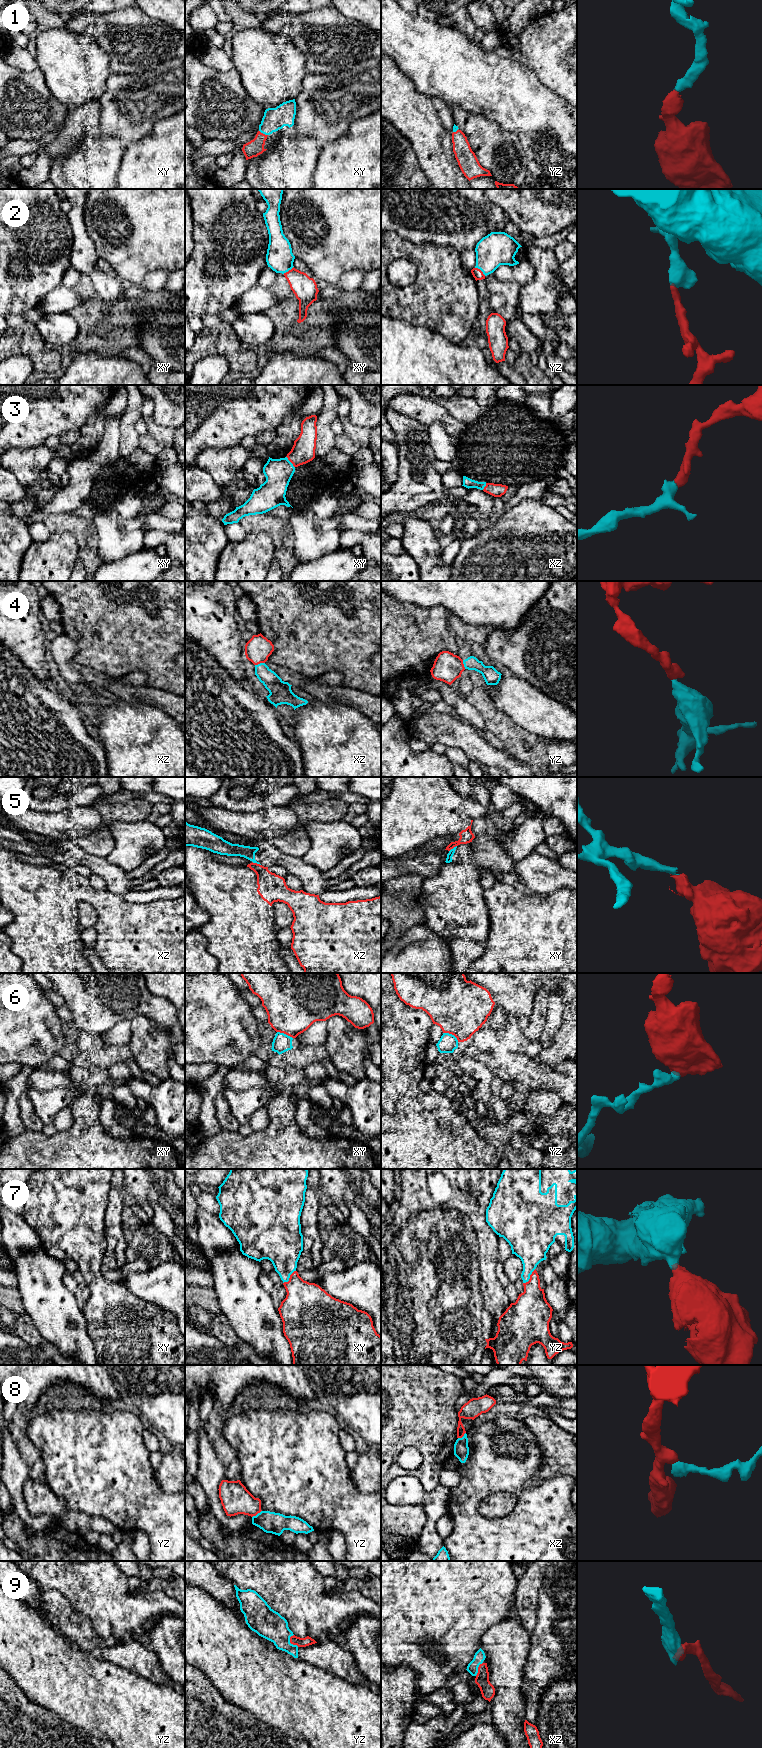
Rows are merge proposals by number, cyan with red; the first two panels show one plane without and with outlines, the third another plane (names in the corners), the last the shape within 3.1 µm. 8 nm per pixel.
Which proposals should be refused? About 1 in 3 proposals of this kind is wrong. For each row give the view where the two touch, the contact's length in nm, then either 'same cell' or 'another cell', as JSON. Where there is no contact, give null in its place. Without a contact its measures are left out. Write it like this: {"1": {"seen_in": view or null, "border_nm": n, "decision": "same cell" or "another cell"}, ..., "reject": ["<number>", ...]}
{"1": {"seen_in": "xy", "border_nm": 80, "decision": "same cell"}, "2": {"seen_in": "yz", "border_nm": 110, "decision": "same cell"}, "3": {"seen_in": "xy", "border_nm": 120, "decision": "same cell"}, "4": {"seen_in": "xz", "border_nm": 80, "decision": "same cell"}, "5": {"seen_in": "xz", "border_nm": 80, "decision": "another cell"}, "6": {"seen_in": "yz", "border_nm": 150, "decision": "another cell"}, "7": {"seen_in": "yz", "border_nm": 160, "decision": "same cell"}, "8": {"seen_in": "yz", "border_nm": 100, "decision": "another cell"}, "9": {"seen_in": "yz", "border_nm": 110, "decision": "same cell"}, "reject": ["5", "6", "8"]}

